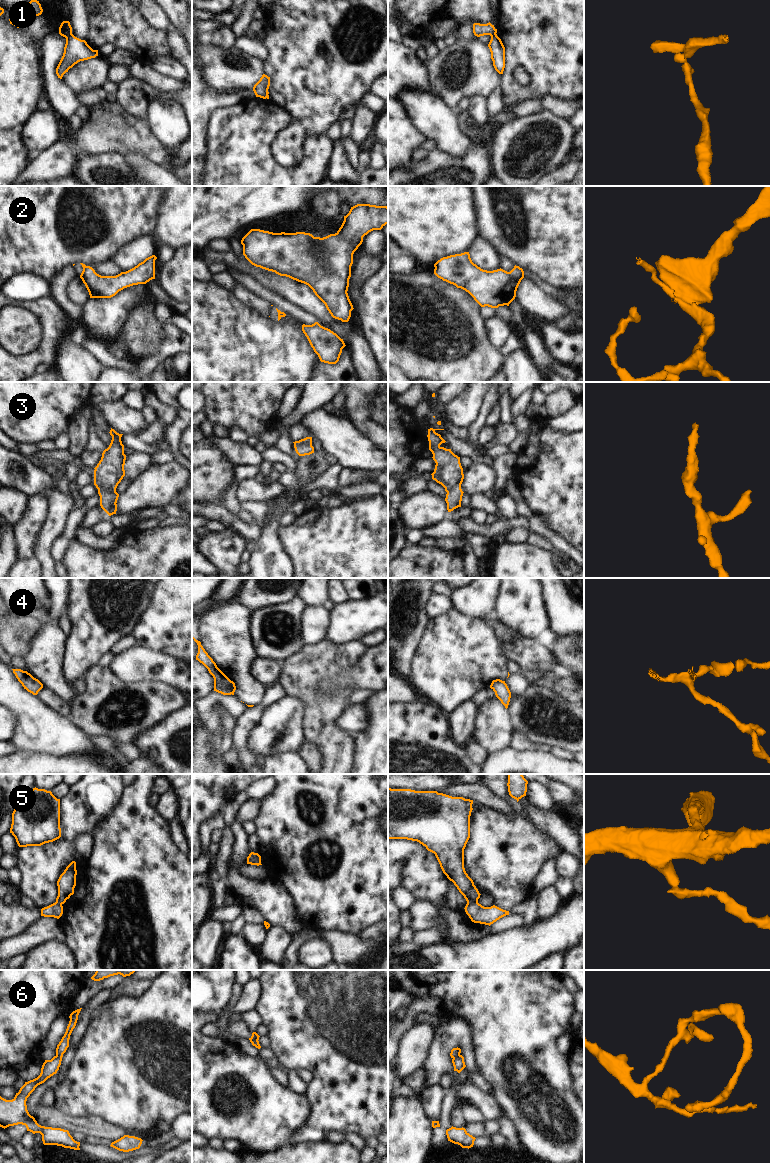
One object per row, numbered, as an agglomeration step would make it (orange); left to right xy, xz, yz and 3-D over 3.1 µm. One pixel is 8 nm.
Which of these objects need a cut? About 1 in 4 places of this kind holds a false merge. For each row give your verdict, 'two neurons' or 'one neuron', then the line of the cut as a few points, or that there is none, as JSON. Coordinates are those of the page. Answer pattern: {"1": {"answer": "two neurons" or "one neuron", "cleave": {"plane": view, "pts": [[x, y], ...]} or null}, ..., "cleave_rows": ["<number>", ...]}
{"1": {"answer": "two neurons", "cleave": {"plane": "xy", "pts": [[71, 33], [65, 37]]}}, "2": {"answer": "two neurons", "cleave": {"plane": "xz", "pts": [[281, 312], [282, 316]]}}, "3": {"answer": "one neuron", "cleave": null}, "4": {"answer": "two neurons", "cleave": {"plane": "yz", "pts": [[496, 679], [504, 682]]}}, "5": {"answer": "two neurons", "cleave": {"plane": "yz", "pts": [[477, 901], [467, 903]]}}, "6": {"answer": "two neurons", "cleave": {"plane": "yz", "pts": [[460, 1055], [453, 1059]]}}, "cleave_rows": ["1", "2", "4", "5", "6"]}

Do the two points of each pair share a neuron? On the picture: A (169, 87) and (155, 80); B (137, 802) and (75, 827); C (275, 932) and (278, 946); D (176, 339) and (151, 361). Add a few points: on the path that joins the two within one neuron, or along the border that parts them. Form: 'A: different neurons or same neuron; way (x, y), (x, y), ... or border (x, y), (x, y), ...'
A: same neuron; way (166, 85), (158, 82)
B: different neurons; border (121, 792), (121, 797), (116, 806), (93, 829)
C: same neuron; way (275, 935), (276, 943)
D: same neuron; way (170, 345), (157, 358)

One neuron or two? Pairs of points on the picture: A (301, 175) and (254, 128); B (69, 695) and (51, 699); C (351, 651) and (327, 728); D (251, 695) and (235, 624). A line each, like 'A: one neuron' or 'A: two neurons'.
A: one neuron
B: two neurons
C: one neuron
D: one neuron

